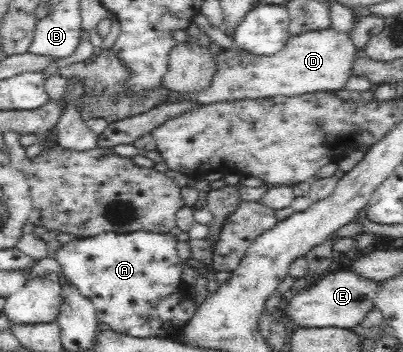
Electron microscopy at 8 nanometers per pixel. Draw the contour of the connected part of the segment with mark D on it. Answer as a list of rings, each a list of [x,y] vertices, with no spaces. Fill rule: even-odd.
[[[332,29],[309,31],[291,36],[283,49],[270,56],[252,54],[239,47],[221,48],[216,55],[217,73],[211,81],[211,87],[193,95],[169,93],[165,102],[174,102],[181,98],[197,101],[203,105],[243,101],[247,99],[267,99],[267,97],[297,97],[307,93],[321,91],[333,92],[341,89],[350,77],[351,64],[357,48],[349,36]]]

